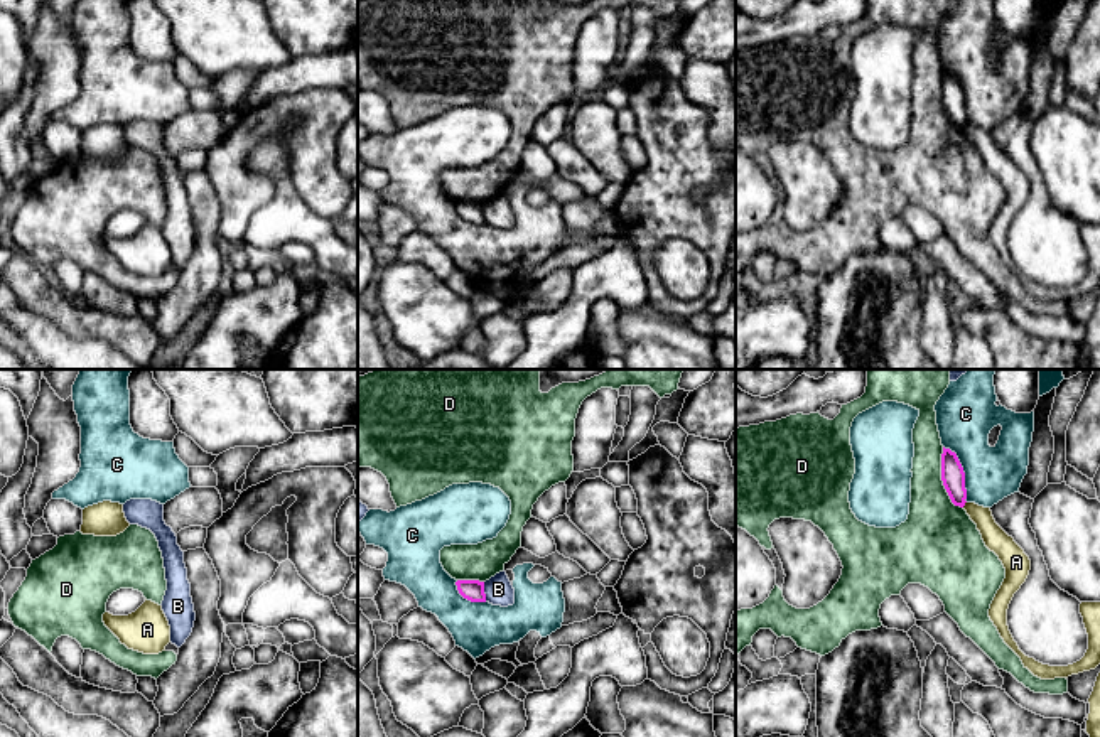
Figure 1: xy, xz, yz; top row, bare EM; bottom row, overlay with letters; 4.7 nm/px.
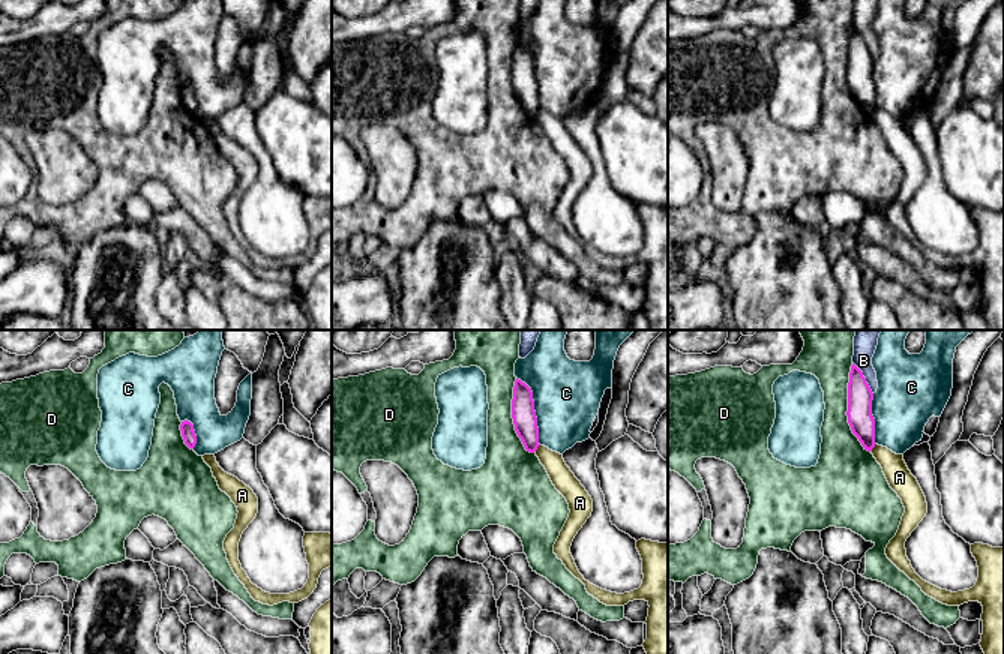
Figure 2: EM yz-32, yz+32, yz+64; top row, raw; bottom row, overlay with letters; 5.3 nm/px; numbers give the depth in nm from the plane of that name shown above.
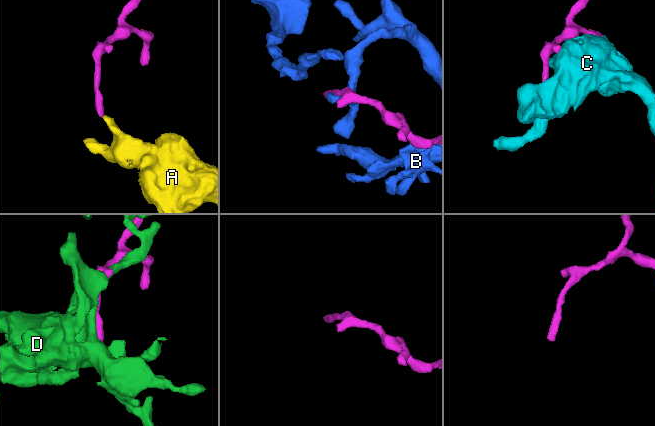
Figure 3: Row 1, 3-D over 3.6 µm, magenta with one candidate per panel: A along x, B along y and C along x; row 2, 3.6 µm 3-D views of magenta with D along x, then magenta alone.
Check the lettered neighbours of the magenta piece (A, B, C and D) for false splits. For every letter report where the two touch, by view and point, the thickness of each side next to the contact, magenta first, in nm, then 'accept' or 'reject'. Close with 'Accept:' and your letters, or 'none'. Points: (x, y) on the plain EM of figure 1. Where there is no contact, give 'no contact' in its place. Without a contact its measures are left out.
A: meets magenta in yz at (964, 127); 110 nm thick on the magenta side, 110 nm on the other; reject
B: meets magenta in xz at (483, 215); 100 nm thick on the magenta side, 140 nm on the other; reject
C: meets magenta in yz at (964, 95); 110 nm thick on the magenta side, 260 nm on the other; reject
D: meets magenta in yz at (942, 102); 110 nm thick on the magenta side, 320 nm on the other; reject
Accept: none

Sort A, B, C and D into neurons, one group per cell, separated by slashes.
A / B / C / D

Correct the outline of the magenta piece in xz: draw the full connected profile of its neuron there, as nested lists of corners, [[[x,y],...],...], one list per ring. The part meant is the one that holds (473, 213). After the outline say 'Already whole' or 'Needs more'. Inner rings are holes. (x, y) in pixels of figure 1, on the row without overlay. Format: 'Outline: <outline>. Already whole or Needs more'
Outline: [[[457,202],[459,216],[471,224],[486,224],[484,204],[479,202]]]. Already whole

